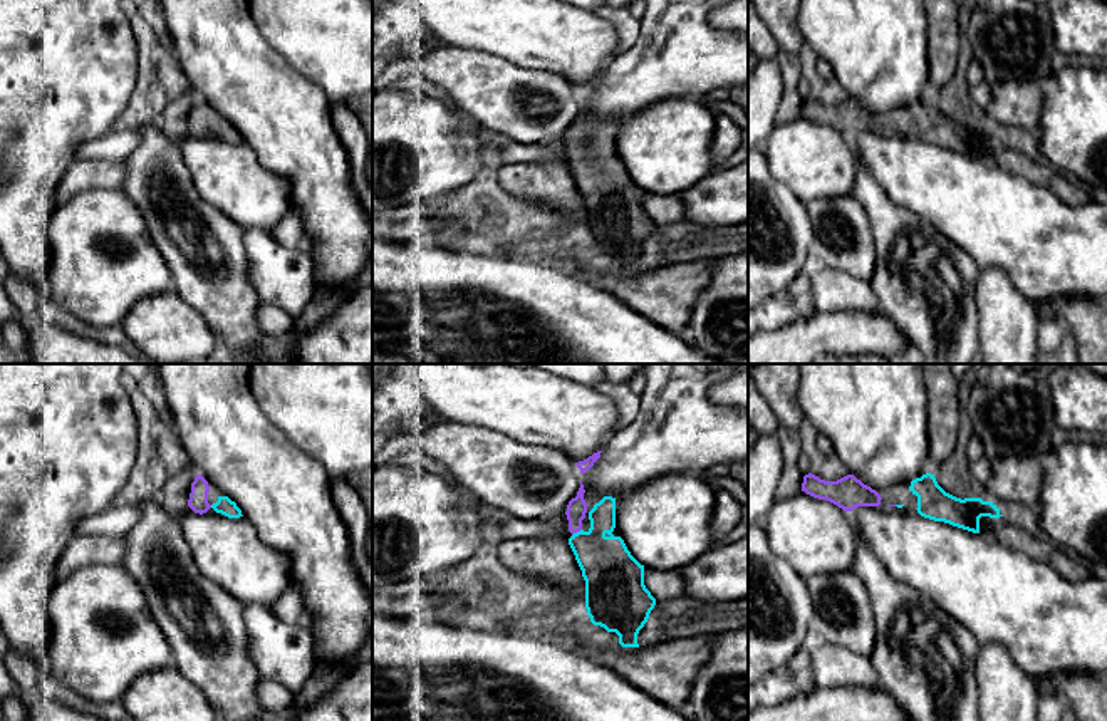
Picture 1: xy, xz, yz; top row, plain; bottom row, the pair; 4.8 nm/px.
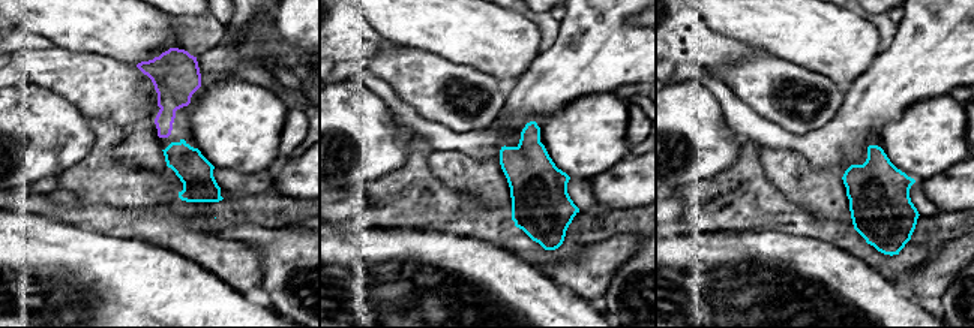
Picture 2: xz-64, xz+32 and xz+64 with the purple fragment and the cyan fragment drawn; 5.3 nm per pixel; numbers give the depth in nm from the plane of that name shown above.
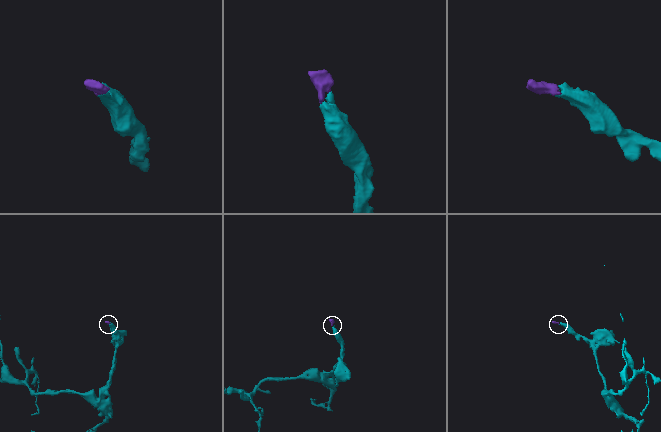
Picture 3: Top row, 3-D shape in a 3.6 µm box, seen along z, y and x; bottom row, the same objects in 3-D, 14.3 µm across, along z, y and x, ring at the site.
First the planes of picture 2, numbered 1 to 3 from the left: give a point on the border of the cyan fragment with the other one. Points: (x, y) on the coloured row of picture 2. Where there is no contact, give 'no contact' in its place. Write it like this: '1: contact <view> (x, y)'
1: no contact
2: no contact
3: no contact

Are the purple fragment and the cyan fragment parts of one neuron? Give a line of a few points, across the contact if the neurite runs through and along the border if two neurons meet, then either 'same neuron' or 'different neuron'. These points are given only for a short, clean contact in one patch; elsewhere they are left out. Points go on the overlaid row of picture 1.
line xz (576, 512), (576, 532), (609, 570); same neuron

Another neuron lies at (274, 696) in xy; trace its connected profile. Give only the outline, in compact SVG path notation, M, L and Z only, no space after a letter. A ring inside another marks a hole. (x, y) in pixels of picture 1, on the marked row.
M262 679L258 682L257 694L263 709L297 709L295 694L275 681Z

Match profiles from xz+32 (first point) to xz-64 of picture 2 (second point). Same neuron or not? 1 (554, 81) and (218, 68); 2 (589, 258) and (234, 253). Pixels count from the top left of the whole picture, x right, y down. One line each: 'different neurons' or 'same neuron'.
1: same neuron
2: same neuron

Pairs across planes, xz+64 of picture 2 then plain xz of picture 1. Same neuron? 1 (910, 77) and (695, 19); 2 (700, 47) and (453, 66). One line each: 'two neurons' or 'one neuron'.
1: one neuron
2: two neurons

